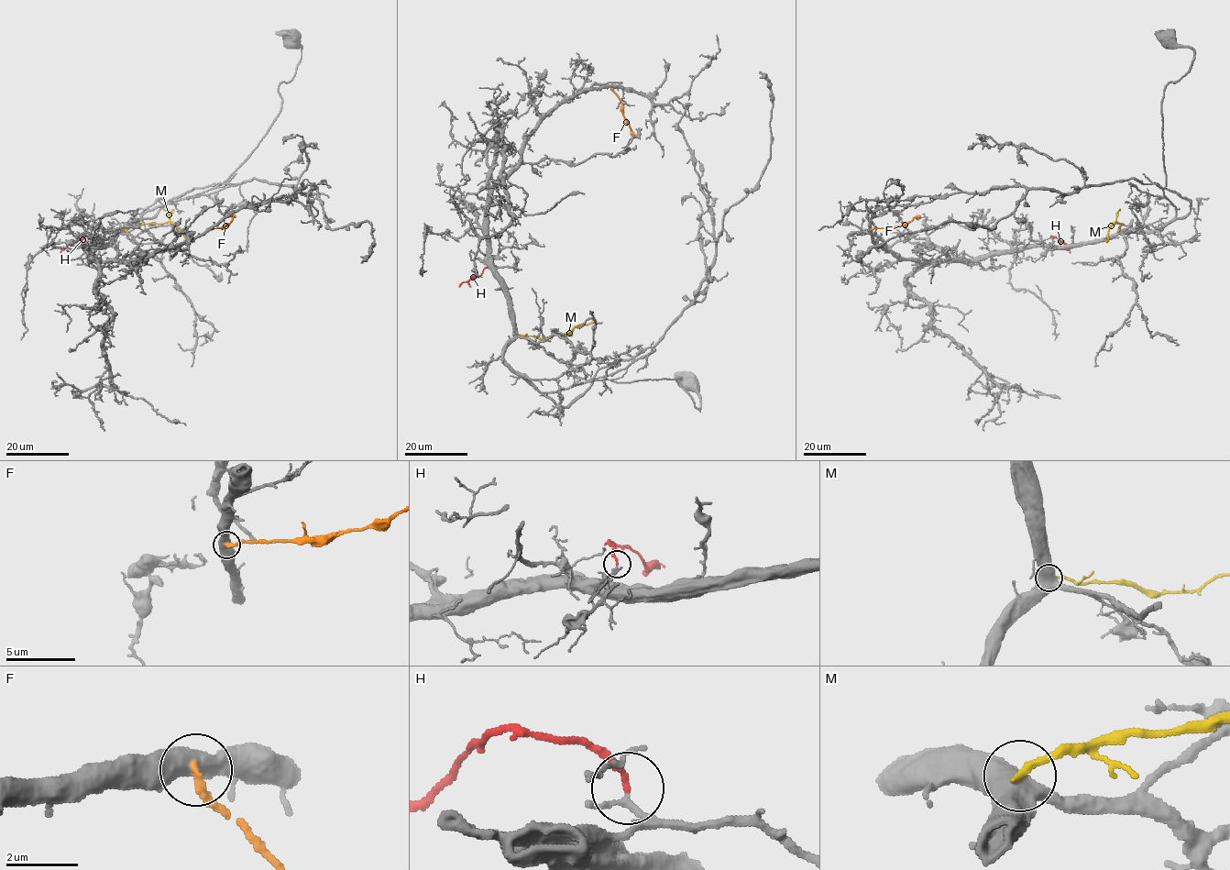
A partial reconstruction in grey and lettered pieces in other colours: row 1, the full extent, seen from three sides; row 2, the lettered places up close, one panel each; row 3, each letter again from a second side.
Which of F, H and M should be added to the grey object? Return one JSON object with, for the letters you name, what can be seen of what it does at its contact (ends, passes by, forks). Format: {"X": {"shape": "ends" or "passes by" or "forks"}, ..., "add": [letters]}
{"H": {"shape": "ends"}, "add": ["H"]}

